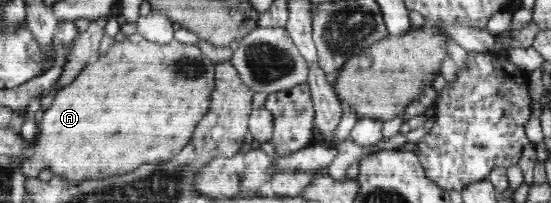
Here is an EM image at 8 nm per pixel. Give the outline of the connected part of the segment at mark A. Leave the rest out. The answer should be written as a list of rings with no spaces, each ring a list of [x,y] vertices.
[[[139,32],[126,36],[124,41],[116,41],[102,57],[93,63],[86,64],[65,88],[57,91],[53,104],[50,104],[51,106],[44,111],[43,120],[38,124],[38,133],[33,142],[35,154],[26,161],[22,161],[20,166],[22,173],[25,177],[35,178],[41,171],[50,170],[67,182],[81,182],[81,180],[91,180],[91,178],[104,179],[107,176],[115,176],[115,174],[127,174],[127,172],[133,172],[135,168],[139,168],[141,164],[157,165],[168,162],[171,156],[176,156],[179,150],[183,150],[183,146],[191,138],[191,132],[193,132],[191,128],[201,120],[201,116],[209,108],[209,98],[211,98],[211,92],[215,90],[214,66],[215,64],[209,57],[202,54],[197,44],[179,44],[179,41],[173,39],[173,42],[169,42],[169,46],[157,46],[157,42],[147,41]]]

